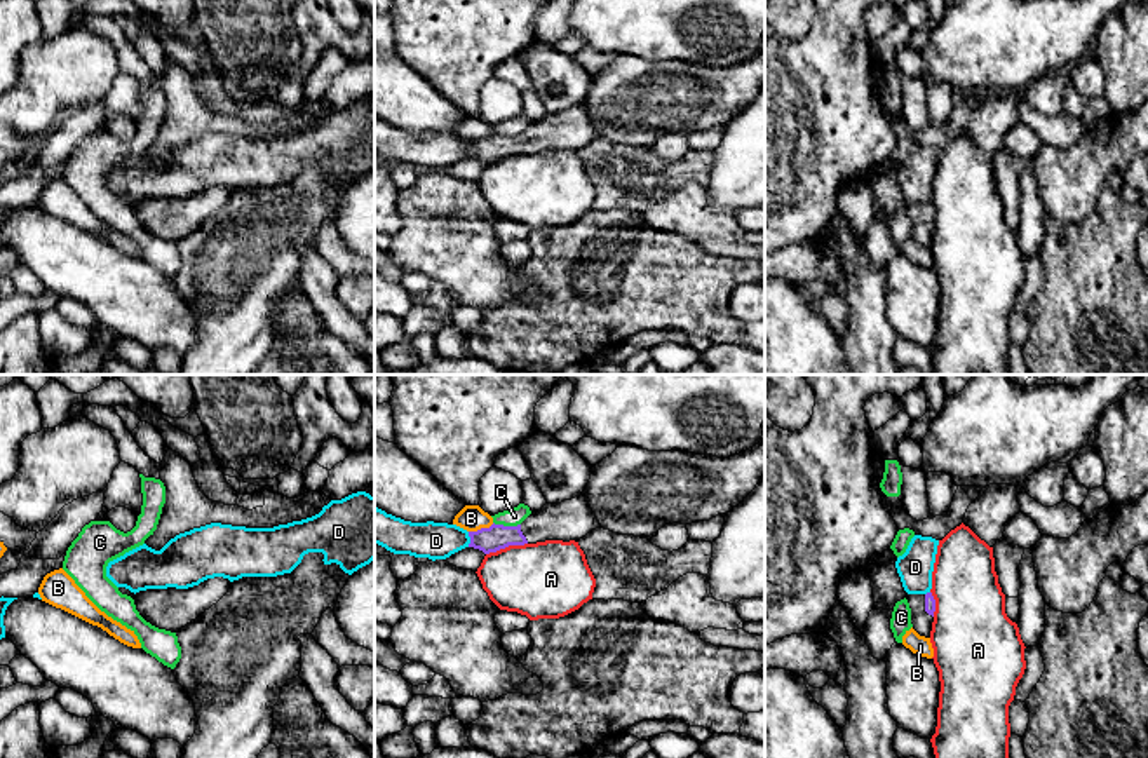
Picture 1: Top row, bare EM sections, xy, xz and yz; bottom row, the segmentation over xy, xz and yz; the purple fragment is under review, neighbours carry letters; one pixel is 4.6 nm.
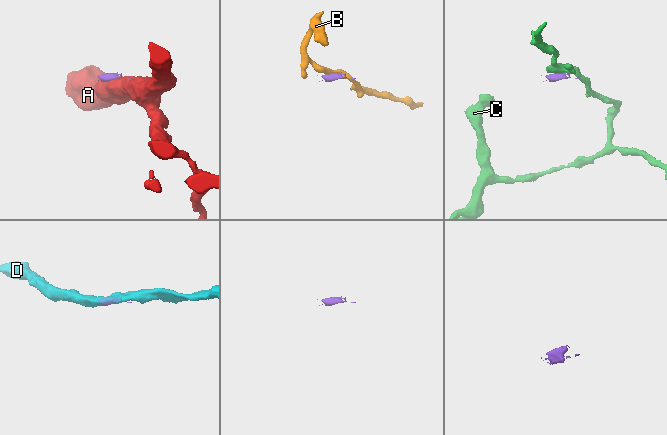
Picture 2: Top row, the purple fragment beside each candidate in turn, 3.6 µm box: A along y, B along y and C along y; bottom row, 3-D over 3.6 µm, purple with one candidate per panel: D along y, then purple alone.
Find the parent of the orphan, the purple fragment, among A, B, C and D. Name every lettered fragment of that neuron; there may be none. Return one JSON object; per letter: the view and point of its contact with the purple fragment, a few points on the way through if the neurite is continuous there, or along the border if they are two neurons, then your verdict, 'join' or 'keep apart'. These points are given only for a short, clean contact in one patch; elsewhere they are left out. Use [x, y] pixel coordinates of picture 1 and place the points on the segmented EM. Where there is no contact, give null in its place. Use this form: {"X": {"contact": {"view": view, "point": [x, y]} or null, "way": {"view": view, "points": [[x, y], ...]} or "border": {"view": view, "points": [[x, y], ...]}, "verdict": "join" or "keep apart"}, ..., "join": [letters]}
{"A": {"contact": {"view": "xz", "point": [506, 546]}, "verdict": "keep apart"}, "B": {"contact": {"view": "xz", "point": [481, 528]}, "border": {"view": "xz", "points": [[493, 523], [469, 532]]}, "verdict": "keep apart"}, "C": {"contact": {"view": "xz", "point": [507, 527]}, "border": {"view": "xz", "points": [[493, 521], [519, 525]]}, "verdict": "keep apart"}, "D": {"contact": {"view": "xz", "point": [471, 539]}, "border": {"view": "xz", "points": [[467, 532], [469, 546]]}, "verdict": "keep apart"}, "join": []}

